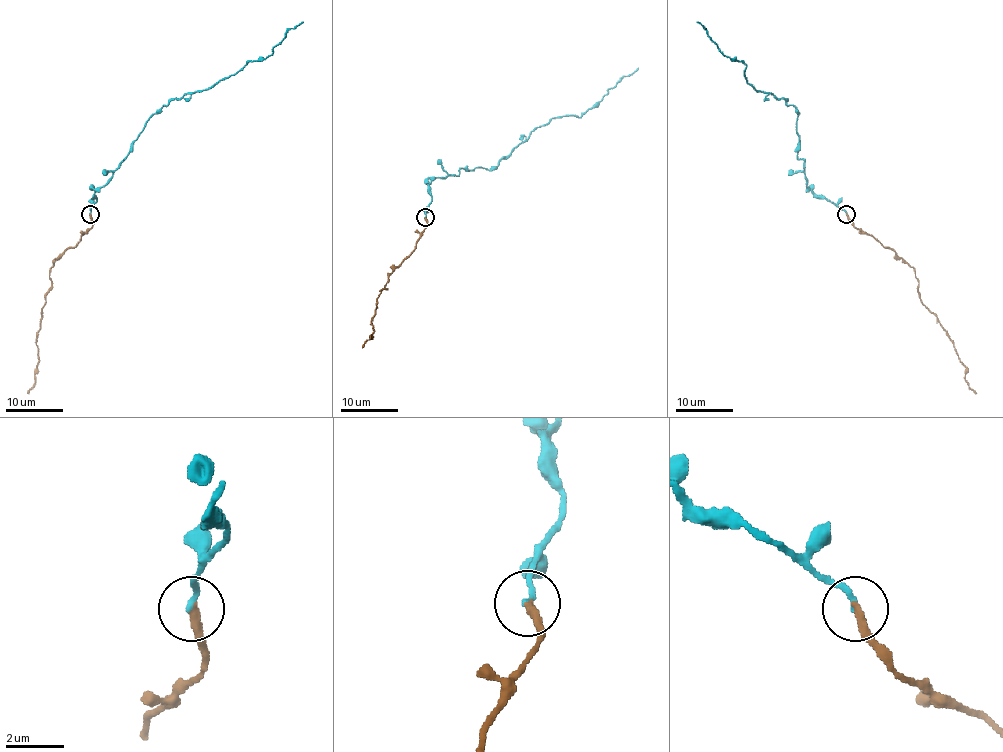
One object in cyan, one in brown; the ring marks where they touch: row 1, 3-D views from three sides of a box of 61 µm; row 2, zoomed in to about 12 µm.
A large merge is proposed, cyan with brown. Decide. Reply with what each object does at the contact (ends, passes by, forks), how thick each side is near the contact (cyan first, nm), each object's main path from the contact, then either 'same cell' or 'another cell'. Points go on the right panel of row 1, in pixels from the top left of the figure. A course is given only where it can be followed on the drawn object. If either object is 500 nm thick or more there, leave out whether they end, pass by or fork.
cyan ends there; brown ends there; 190 nm thick on the cyan side, 320 nm on the other; cyan runs (846, 214), (806, 187), (798, 111), (756, 90), (745, 77), (746, 65), (730, 60), (696, 21); brown runs (846, 214), (855, 227), (889, 247), (913, 268), (920, 301), (953, 344), (966, 368), (965, 381), (976, 394); same cell

